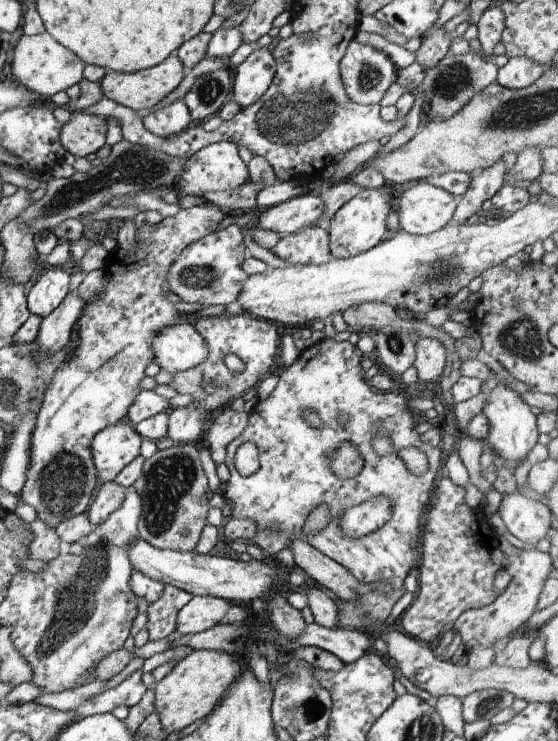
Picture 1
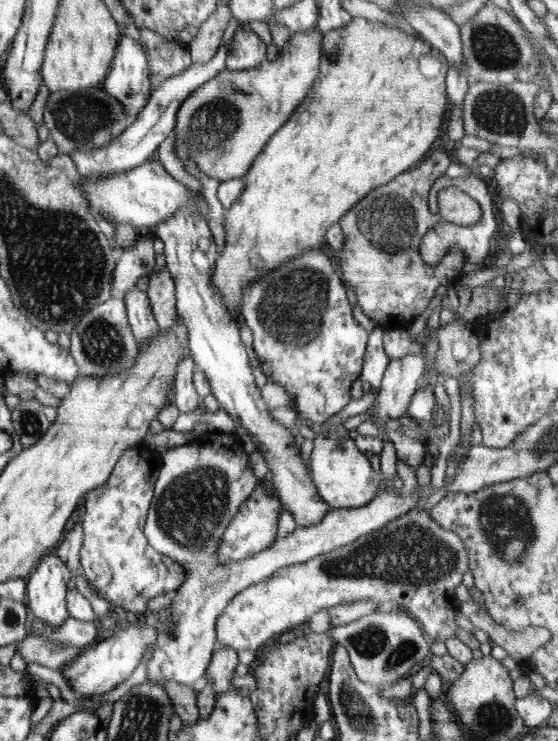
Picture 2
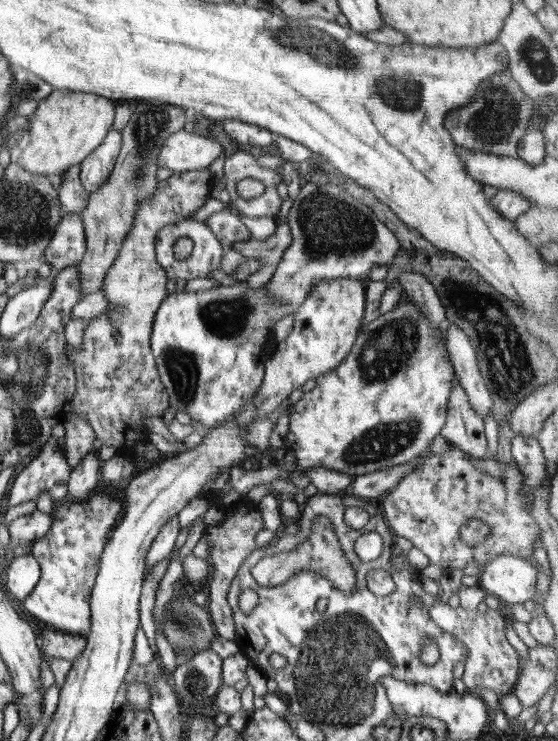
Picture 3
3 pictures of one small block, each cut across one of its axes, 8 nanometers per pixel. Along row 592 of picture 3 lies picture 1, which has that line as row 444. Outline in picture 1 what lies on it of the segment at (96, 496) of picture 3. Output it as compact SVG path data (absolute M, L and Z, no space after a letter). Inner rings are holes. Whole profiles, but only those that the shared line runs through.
M210 202L202 206L181 208L177 214L166 217L156 226L145 222L137 230L137 244L129 251L116 246L107 254L103 269L109 279L108 285L86 304L83 315L78 319L80 343L54 373L36 416L35 429L31 432L30 468L18 497L21 503L32 506L36 510L37 519L50 528L55 530L60 522L87 511L97 481L91 452L93 436L119 420L126 420L127 410L135 401L136 395L142 391L139 382L145 376L144 369L148 363L154 362L151 344L155 334L162 327L178 321L194 320L190 315L176 310L174 304L166 298L171 292L167 283L167 270L189 244L216 231L226 215L226 211Z

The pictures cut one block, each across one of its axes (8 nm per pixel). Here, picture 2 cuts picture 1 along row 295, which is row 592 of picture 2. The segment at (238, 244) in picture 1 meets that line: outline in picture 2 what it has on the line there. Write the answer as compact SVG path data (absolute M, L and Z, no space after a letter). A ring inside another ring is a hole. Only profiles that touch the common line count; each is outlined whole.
M217 433L208 434L197 441L172 447L161 454L161 457L161 468L156 478L153 498L145 518L143 532L151 548L162 555L169 556L171 560L181 565L185 571L185 580L177 589L174 602L156 613L158 616L158 621L154 625L156 646L152 658L147 663L146 684L158 684L163 687L167 680L172 680L177 684L191 687L195 692L200 692L205 686L204 676L215 651L218 618L226 606L239 594L238 592L265 580L274 572L279 571L280 568L310 561L315 556L351 544L357 538L365 536L371 531L378 531L387 522L414 509L426 490L433 492L439 489L431 488L431 485L419 486L416 492L409 496L404 496L392 488L379 489L376 496L362 508L330 508L322 522L308 526L308 528L297 525L294 532L288 537L277 537L269 549L256 553L248 559L230 560L224 564L218 564L217 553L227 532L228 524L236 516L242 503L254 492L260 481L254 477L252 469L248 466L249 454L244 451L233 433Z

